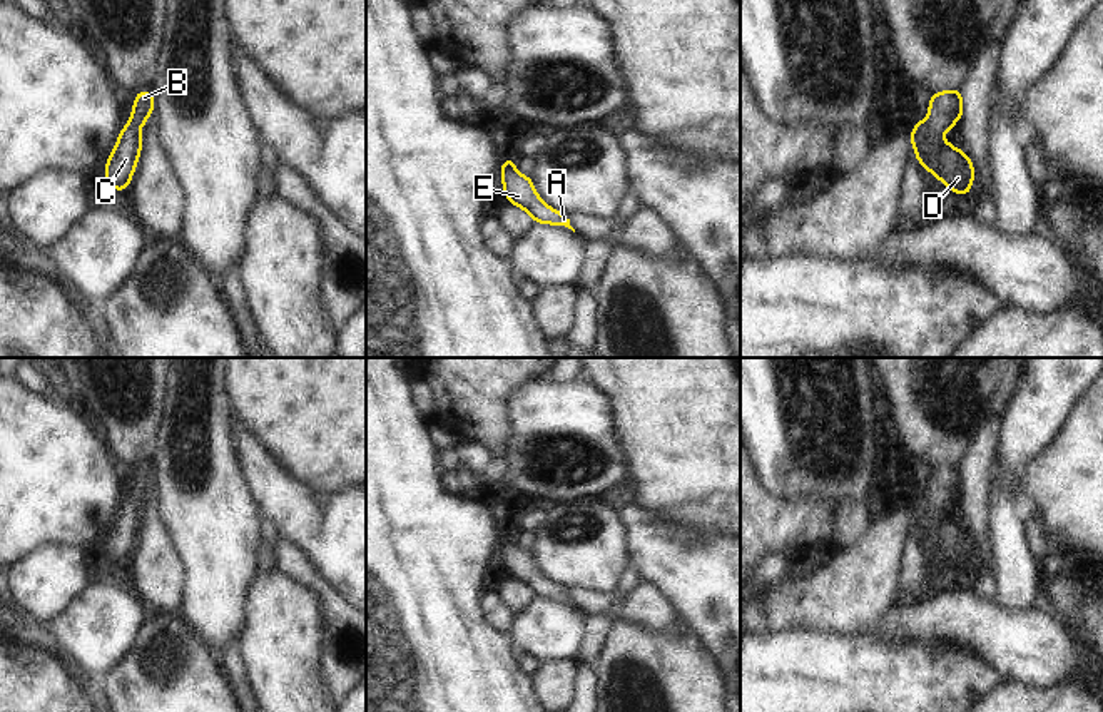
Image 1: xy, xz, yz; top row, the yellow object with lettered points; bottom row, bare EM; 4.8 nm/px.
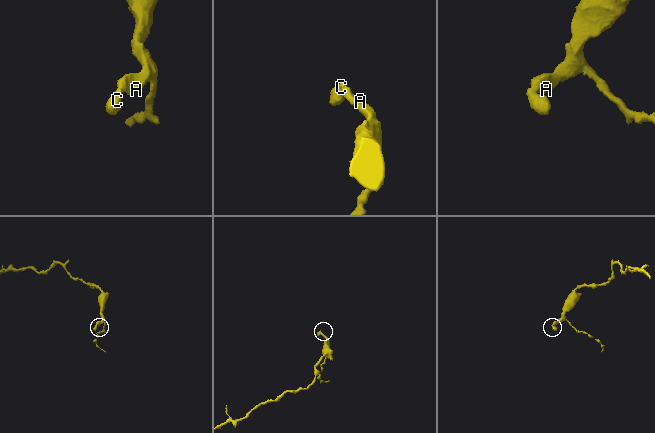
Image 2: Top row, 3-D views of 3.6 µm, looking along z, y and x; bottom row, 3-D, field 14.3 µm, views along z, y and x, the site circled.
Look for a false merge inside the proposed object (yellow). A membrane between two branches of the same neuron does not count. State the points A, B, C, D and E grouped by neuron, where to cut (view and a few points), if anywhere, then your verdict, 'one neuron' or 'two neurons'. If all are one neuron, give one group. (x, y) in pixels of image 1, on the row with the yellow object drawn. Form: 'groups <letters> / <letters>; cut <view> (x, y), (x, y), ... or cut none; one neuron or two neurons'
groups A B C D E; cut none; one neuron

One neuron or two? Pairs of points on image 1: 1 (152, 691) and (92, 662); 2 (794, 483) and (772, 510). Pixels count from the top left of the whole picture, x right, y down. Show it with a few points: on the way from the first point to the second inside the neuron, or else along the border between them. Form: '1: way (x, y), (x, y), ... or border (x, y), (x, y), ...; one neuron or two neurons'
1: border (134, 639), (131, 647), (97, 677); two neurons
2: border (757, 472), (757, 478), (782, 497), (823, 497); two neurons

